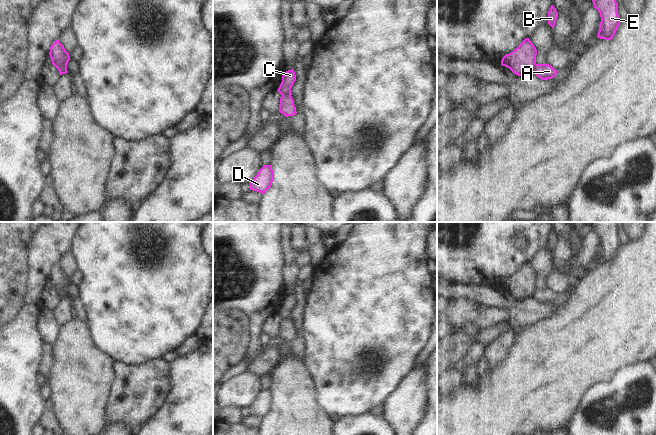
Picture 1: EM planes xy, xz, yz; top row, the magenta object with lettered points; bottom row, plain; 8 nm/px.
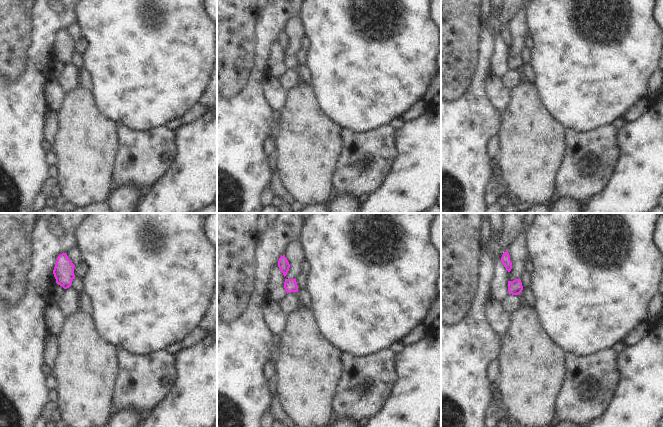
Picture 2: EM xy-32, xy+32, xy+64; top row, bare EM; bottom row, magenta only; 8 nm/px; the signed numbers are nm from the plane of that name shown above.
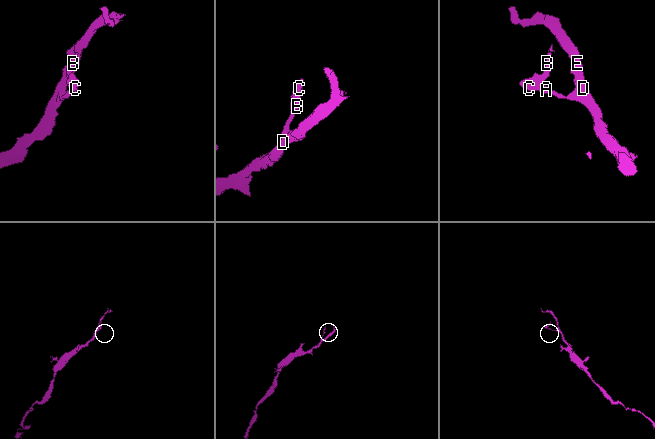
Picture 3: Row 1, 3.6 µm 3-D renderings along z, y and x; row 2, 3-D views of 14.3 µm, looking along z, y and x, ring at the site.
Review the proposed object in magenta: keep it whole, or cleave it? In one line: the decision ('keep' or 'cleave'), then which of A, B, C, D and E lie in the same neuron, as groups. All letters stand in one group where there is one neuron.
cleave; groups A D E / B C

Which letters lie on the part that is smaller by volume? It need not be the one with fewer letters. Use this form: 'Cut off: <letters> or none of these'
Cut off: B, C

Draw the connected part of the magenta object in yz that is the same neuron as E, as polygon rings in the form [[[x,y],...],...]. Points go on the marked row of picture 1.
[[[592,0],[592,2],[601,17],[597,37],[610,41],[621,22],[618,15],[618,3],[616,0]]]

